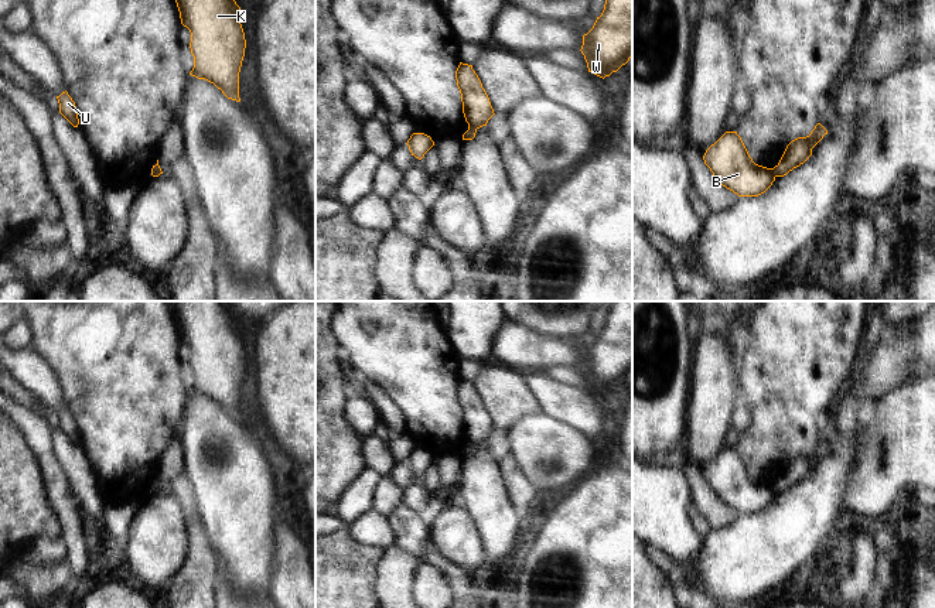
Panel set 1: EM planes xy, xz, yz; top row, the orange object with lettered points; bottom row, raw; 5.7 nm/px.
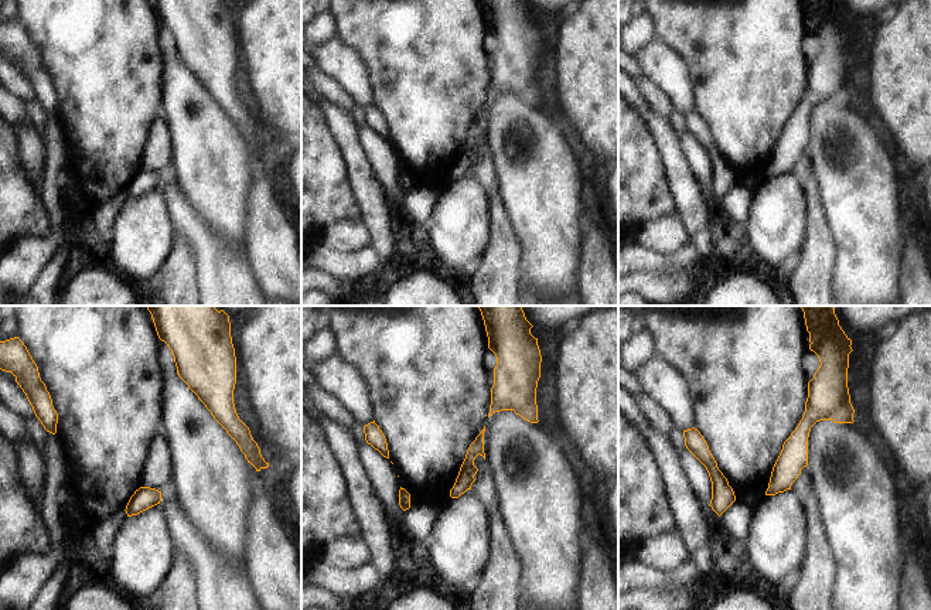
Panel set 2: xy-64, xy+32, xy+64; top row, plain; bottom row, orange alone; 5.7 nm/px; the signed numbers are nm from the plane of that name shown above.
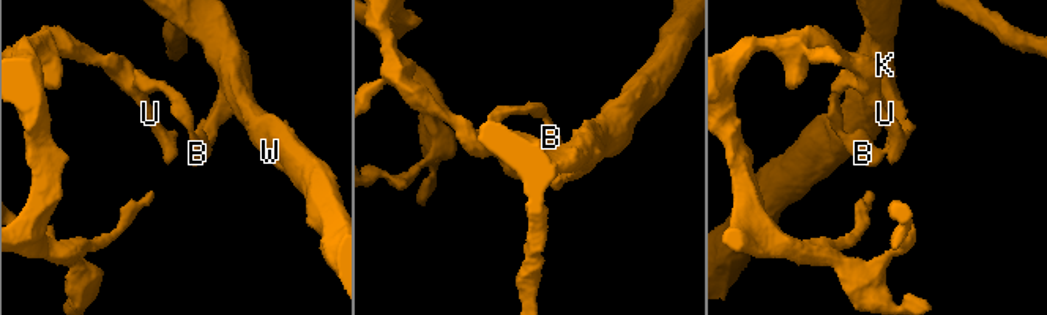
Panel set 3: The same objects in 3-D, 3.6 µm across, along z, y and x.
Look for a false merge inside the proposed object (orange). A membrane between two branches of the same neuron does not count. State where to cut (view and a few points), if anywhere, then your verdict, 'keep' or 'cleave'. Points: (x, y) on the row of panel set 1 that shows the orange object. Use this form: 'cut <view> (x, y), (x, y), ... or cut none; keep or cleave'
cut xz (468, 126), (475, 129); cleave

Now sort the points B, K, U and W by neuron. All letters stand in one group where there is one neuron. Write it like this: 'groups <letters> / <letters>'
groups B U / K W

